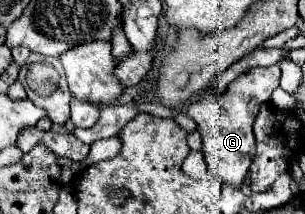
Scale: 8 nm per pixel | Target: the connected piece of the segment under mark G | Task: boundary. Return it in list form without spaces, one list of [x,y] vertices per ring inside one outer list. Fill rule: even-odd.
[[[274,64],[268,68],[252,68],[240,74],[222,94],[206,96],[204,100],[184,108],[184,112],[198,124],[198,132],[202,134],[204,142],[202,154],[208,164],[208,170],[216,174],[222,182],[234,186],[236,190],[244,186],[248,168],[254,160],[256,138],[252,132],[252,124],[256,120],[260,104],[270,100],[278,84],[280,84],[280,66]]]

